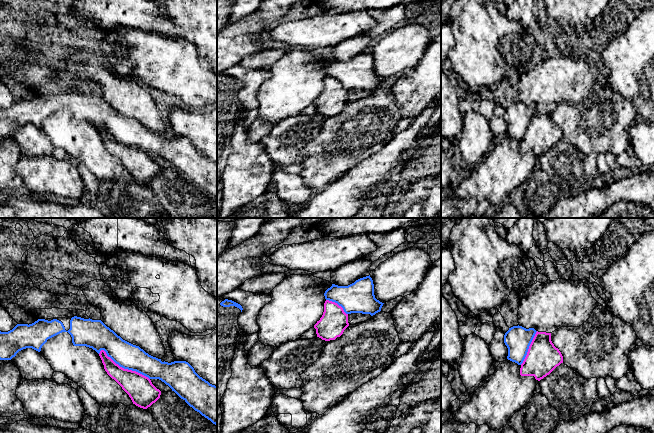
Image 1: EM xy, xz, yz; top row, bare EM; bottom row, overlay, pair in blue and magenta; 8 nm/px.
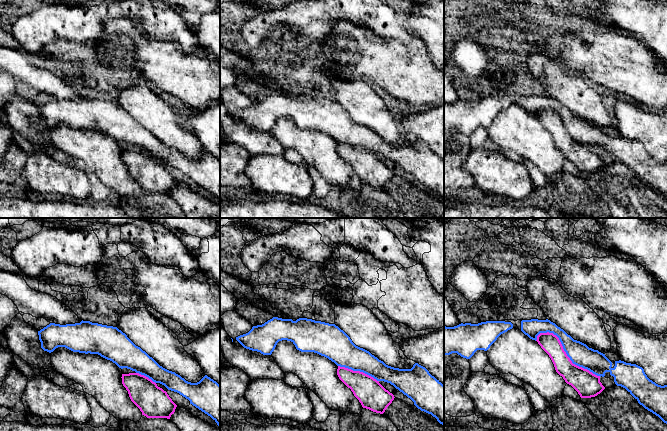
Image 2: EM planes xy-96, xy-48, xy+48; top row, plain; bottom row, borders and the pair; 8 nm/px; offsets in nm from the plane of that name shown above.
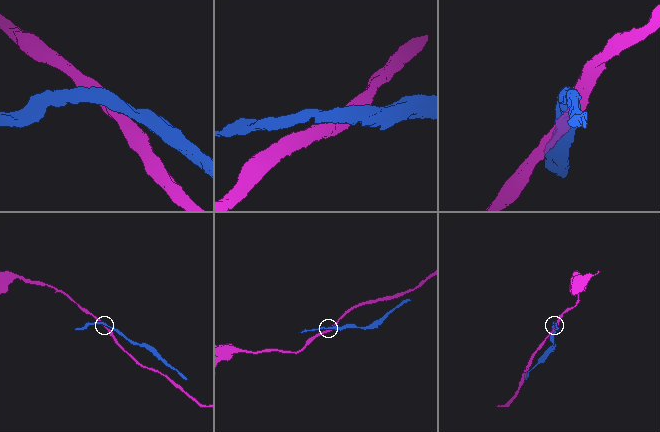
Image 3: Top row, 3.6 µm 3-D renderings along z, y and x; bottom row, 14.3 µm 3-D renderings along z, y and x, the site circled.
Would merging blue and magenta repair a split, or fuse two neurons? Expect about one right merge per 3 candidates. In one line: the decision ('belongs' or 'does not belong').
does not belong

